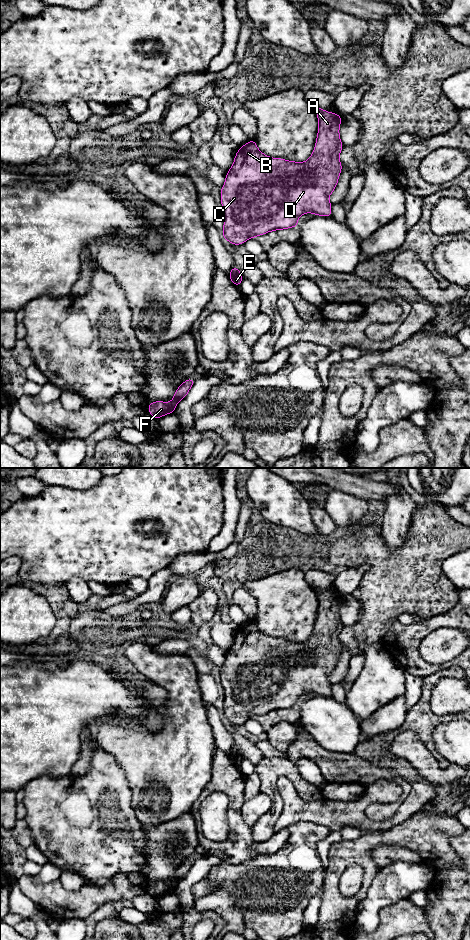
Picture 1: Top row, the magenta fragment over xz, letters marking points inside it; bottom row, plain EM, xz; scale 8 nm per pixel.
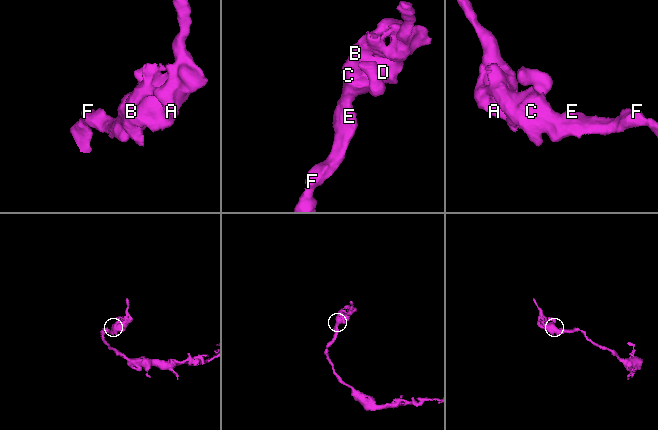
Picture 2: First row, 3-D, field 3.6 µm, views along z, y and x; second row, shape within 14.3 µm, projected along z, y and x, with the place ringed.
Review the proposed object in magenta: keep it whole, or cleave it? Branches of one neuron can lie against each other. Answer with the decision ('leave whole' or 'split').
leave whole

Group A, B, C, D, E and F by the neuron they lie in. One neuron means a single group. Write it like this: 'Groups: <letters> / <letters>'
Groups: A B C D E F

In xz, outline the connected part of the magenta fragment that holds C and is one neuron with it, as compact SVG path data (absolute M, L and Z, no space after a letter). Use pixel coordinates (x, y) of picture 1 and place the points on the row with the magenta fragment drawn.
M318 107L314 110L318 117L318 134L313 153L307 161L269 157L259 151L254 139L237 151L220 190L224 210L223 239L241 245L250 238L271 231L297 227L298 218L305 213L332 215L329 196L335 190L342 171L339 160L344 147L339 134L342 116Z

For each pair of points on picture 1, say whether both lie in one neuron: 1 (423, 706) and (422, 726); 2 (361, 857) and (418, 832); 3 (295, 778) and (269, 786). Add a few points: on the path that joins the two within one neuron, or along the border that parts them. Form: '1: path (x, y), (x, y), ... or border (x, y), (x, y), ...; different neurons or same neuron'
1: path (422, 711), (422, 721); same neuron
2: path (373, 842), (380, 837), (403, 834); same neuron
3: path (288, 773), (279, 773), (273, 779); same neuron

